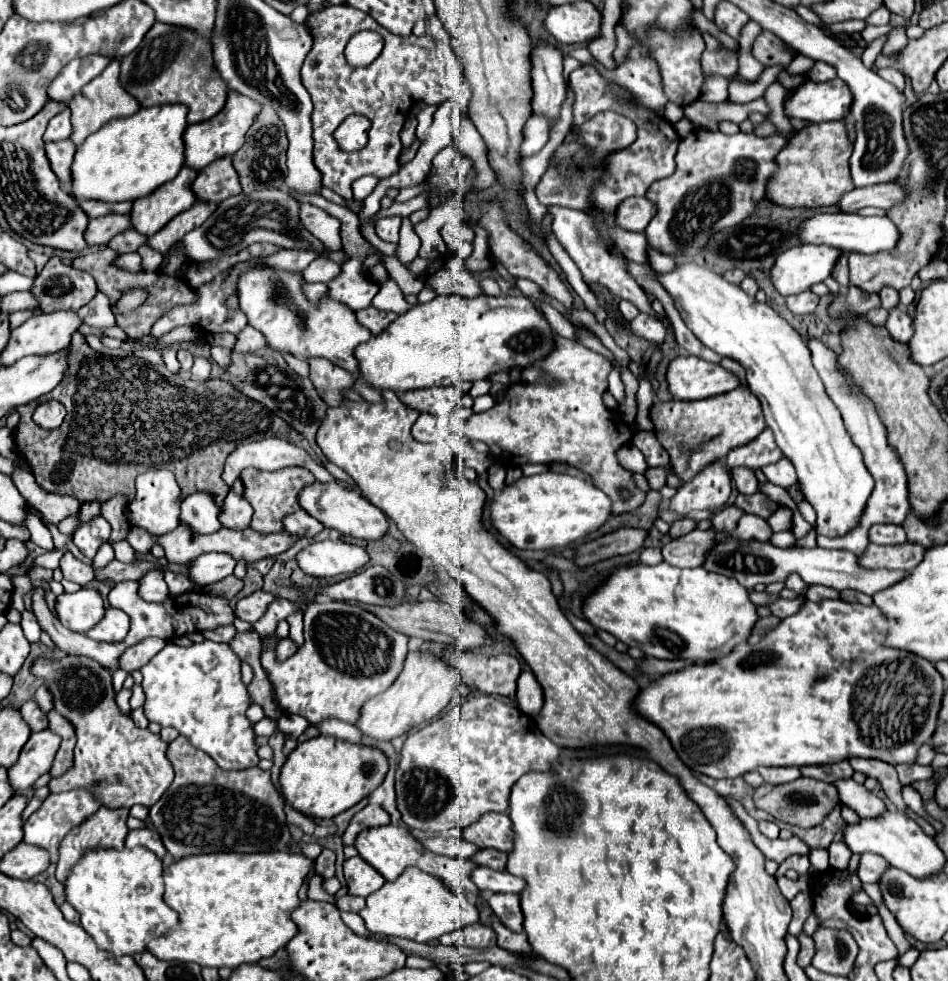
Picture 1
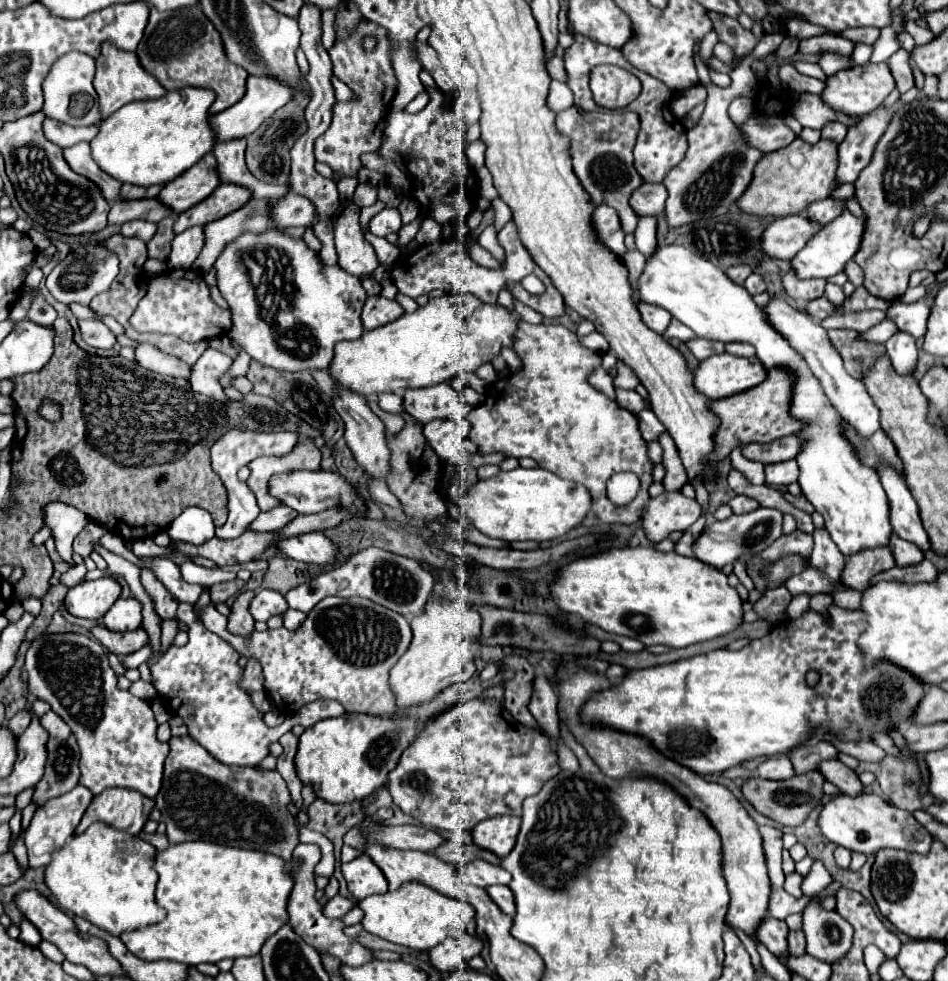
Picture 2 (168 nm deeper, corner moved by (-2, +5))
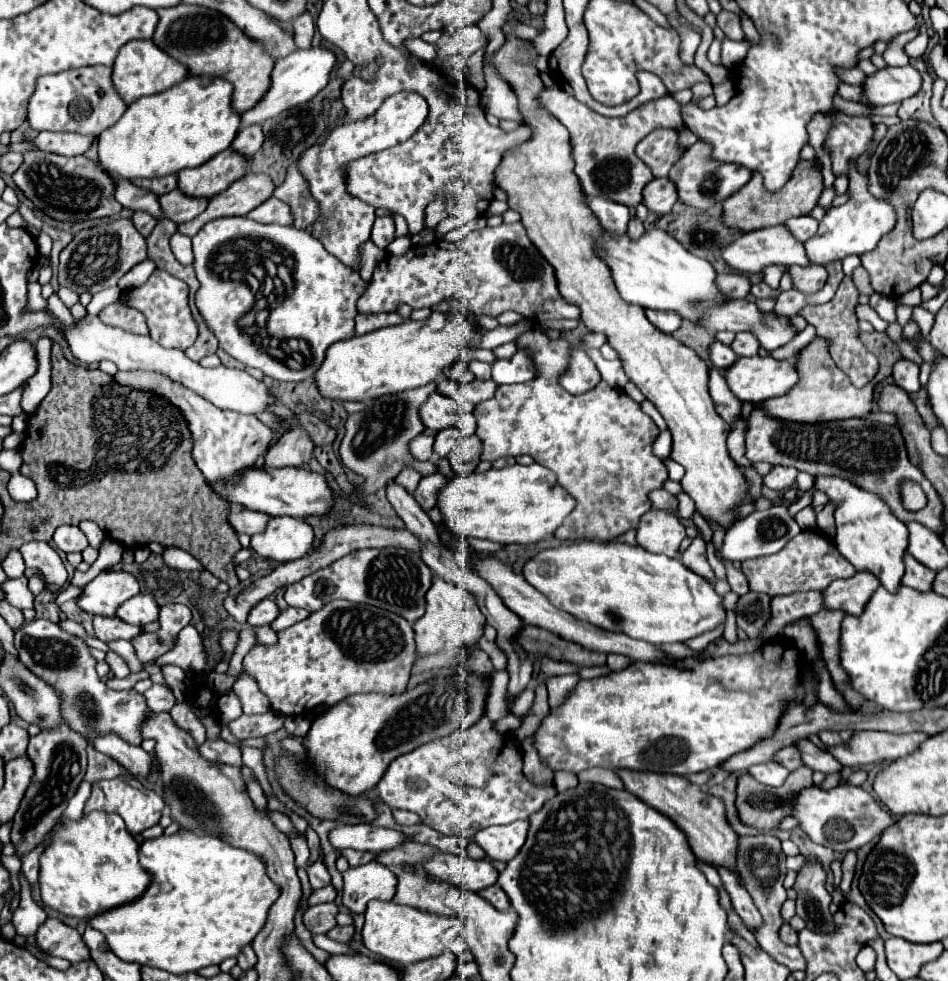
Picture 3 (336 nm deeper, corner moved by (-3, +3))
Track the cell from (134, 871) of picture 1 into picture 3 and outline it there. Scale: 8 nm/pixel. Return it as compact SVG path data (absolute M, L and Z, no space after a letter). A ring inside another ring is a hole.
M93 811L77 821L61 819L53 831L51 841L39 857L39 887L43 889L43 903L63 915L89 919L117 905L137 899L151 883L151 875L139 865L139 845L133 835L125 829L121 817L105 811Z

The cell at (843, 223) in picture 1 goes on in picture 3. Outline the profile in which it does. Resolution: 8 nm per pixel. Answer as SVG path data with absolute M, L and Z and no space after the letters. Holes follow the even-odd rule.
M777 225L777 227L767 227L767 229L757 229L757 231L749 231L739 235L723 253L721 259L725 261L727 267L739 271L739 273L759 273L765 265L773 265L773 263L783 263L787 267L791 265L801 265L807 267L809 259L805 257L805 247L795 241L791 237L791 233L787 231L785 225Z

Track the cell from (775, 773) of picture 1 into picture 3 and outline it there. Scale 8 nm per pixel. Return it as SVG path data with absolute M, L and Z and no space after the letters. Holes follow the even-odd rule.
M767 761L767 763L749 767L749 775L753 775L759 783L765 783L769 787L779 787L785 781L785 777L789 775L789 771L775 761Z

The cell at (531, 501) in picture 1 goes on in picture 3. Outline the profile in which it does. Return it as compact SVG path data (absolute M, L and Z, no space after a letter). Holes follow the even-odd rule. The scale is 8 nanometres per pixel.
M539 463L531 465L507 465L503 469L489 469L485 473L471 473L471 475L457 475L445 483L445 487L437 495L437 507L443 517L443 525L461 539L479 537L489 539L501 545L509 543L537 543L545 535L553 535L561 521L571 513L575 507L575 499L567 495L565 489L557 483L557 477L547 467Z

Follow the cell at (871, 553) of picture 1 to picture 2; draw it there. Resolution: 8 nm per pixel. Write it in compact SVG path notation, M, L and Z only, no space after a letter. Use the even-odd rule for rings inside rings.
M874 547L868 551L858 551L856 555L850 555L846 559L844 571L842 571L842 583L850 589L864 591L870 583L870 577L896 567L896 559L890 551L890 547Z

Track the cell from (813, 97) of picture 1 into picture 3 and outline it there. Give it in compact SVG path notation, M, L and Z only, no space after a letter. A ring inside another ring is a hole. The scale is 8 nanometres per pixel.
M911 65L881 69L867 77L863 85L863 101L873 105L901 103L921 89L921 81L921 73Z

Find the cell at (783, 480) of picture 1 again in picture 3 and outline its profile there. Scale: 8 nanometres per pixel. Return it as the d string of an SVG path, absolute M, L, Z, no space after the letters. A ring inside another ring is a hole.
M777 465L773 467L767 475L765 475L765 485L769 489L775 489L775 491L785 491L789 487L795 485L795 477L797 477L797 469L793 467L783 467L783 465Z

